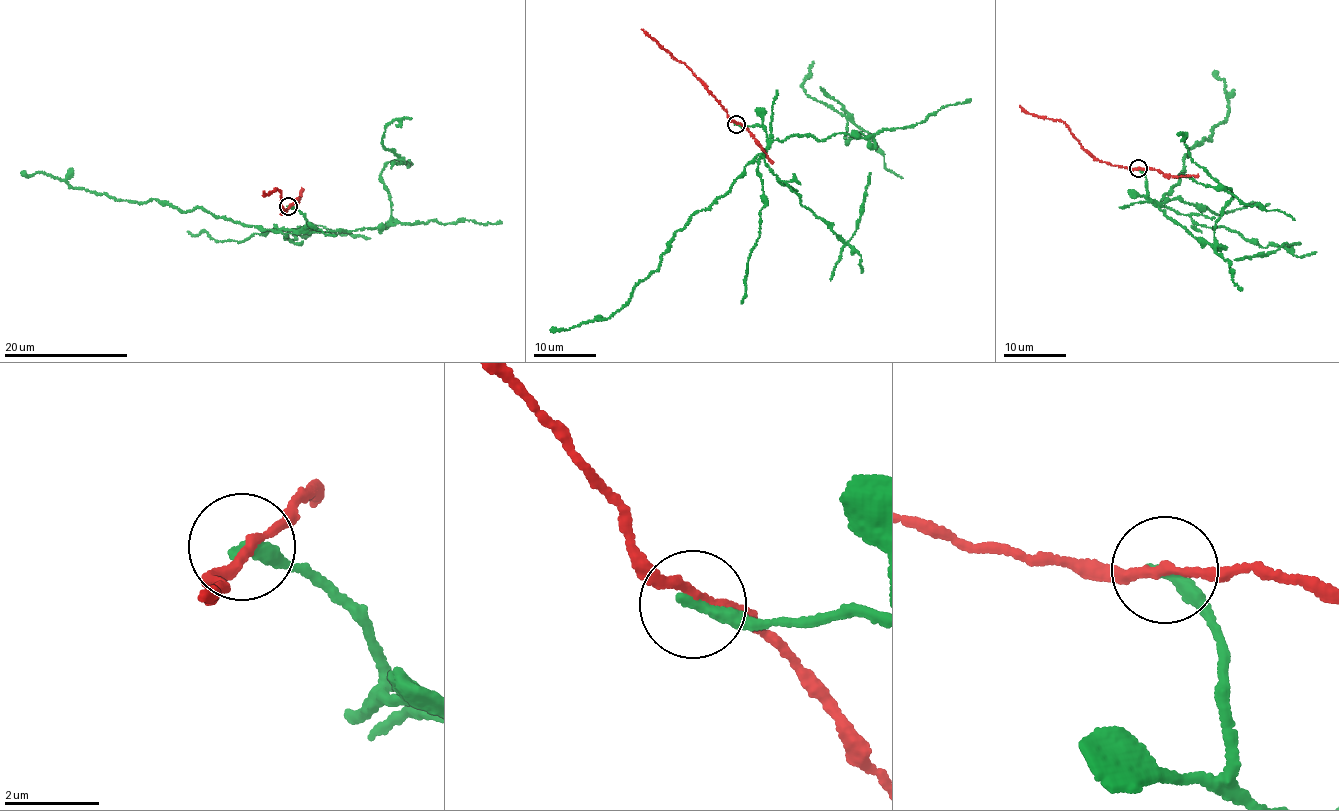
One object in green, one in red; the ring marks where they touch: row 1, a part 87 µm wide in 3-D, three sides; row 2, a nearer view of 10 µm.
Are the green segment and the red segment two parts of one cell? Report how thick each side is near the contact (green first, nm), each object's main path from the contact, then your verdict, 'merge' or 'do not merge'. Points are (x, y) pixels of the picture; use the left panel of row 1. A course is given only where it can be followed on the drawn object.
300/180 nm | green via (288, 206), (306, 224), (284, 234), (153, 198), (116, 200), (21, 172) | red via (289, 206), (283, 214), (281, 195), (276, 189), (269, 195), (263, 191) | do not merge

